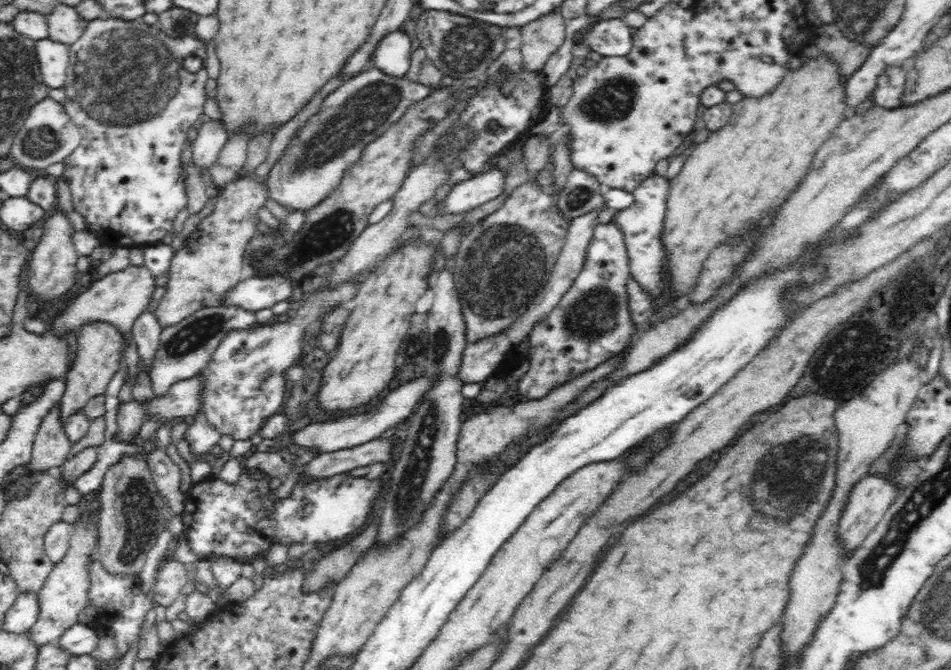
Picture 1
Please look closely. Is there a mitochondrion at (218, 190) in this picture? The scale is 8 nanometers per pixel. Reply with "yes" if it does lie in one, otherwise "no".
no

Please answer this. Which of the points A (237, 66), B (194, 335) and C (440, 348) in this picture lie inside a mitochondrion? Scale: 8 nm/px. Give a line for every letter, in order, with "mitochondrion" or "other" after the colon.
A: other
B: mitochondrion
C: mitochondrion

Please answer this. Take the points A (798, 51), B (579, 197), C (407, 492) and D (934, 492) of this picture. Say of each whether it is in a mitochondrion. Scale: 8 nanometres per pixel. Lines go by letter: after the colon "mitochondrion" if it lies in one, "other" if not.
A: other
B: mitochondrion
C: mitochondrion
D: mitochondrion

